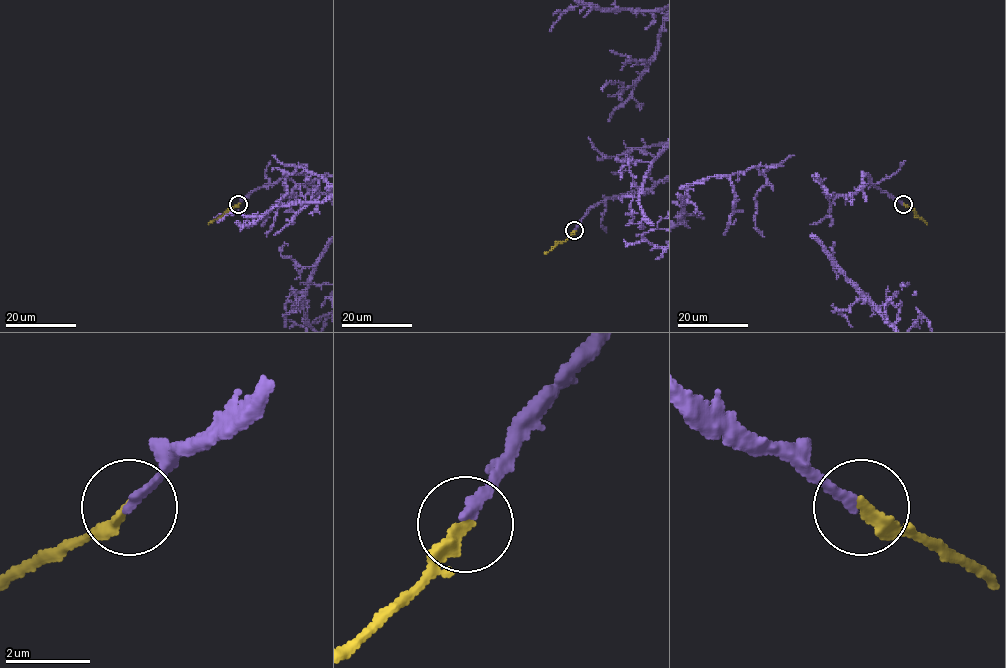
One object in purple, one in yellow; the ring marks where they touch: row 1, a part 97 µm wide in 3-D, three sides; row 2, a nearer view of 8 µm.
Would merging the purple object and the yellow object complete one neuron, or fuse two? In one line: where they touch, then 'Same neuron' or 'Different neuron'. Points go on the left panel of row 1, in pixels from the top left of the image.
Place: (238, 204). Same neuron

